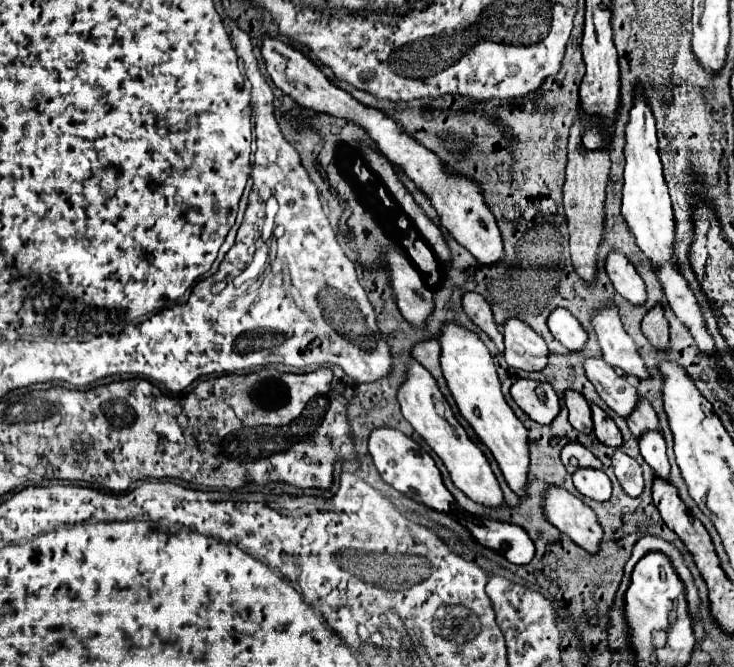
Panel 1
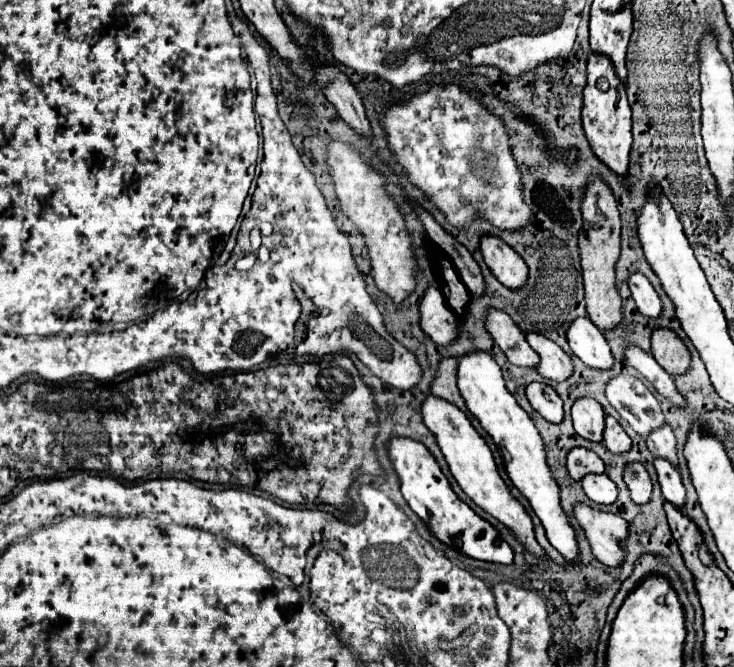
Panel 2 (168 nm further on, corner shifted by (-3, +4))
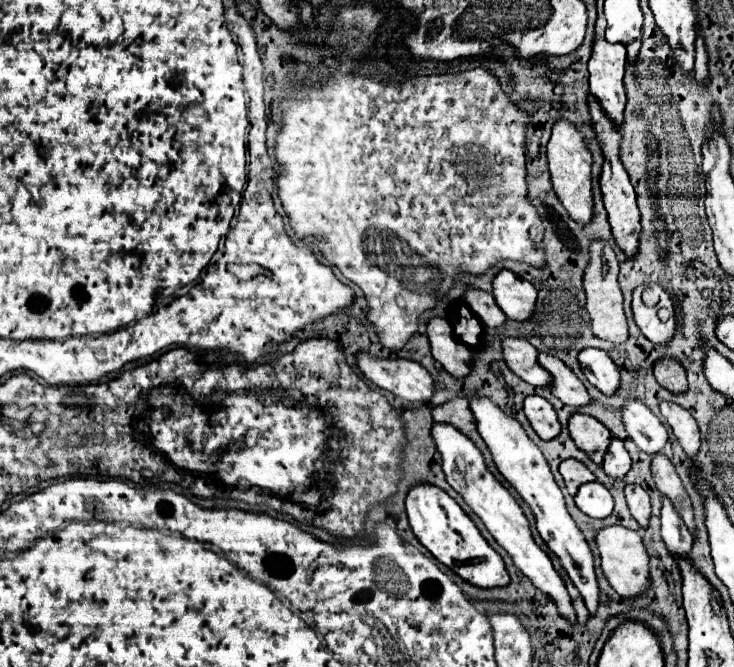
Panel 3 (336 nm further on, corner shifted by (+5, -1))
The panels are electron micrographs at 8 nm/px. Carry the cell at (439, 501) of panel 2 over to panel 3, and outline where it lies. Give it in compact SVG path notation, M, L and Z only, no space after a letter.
M420 482L412 486L406 494L406 514L412 532L420 540L420 544L442 564L446 564L452 572L460 578L468 580L470 584L492 588L508 584L508 572L504 568L504 560L498 552L484 540L476 524L466 516L466 512L438 486L428 482Z

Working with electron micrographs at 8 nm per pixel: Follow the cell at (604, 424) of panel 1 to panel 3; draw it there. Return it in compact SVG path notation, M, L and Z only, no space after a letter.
M612 436L608 452L604 454L604 462L602 462L604 472L612 478L622 478L628 472L630 464L632 464L632 460L630 460L630 454L626 452L624 444L616 436Z

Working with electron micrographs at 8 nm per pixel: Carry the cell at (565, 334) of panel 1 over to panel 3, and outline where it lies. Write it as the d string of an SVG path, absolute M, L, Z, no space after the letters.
M584 348L578 352L578 362L592 386L596 386L604 394L616 392L620 384L620 372L608 352L600 348Z

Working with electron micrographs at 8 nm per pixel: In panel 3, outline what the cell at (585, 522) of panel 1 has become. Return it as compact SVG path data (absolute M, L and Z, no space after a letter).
M606 526L596 534L596 546L600 552L600 568L610 586L624 598L638 596L648 588L648 554L642 546L642 536L624 526Z

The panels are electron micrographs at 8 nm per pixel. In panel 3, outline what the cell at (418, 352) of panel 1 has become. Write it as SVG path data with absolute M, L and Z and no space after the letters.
M452 398L440 406L432 408L432 418L436 422L448 422L452 426L456 426L462 434L466 434L482 452L486 448L484 440L480 438L480 434L476 432L476 420L468 408L468 400L466 398Z

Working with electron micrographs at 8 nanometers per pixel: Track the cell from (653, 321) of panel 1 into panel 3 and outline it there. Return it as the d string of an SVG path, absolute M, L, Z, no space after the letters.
M664 356L660 360L656 360L654 364L654 376L656 380L668 388L670 392L684 392L688 388L688 382L686 382L686 370L684 366L672 358L672 356Z

